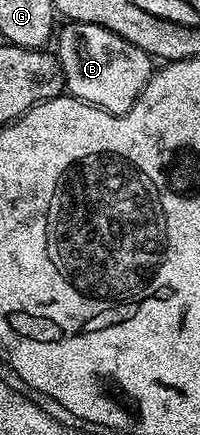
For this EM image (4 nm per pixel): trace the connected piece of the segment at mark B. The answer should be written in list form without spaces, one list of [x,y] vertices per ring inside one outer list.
[[[77,21],[65,24],[65,29],[59,30],[58,39],[60,35],[60,42],[54,45],[54,52],[60,59],[60,69],[64,72],[64,84],[67,92],[71,96],[76,97],[80,101],[85,101],[87,105],[93,105],[99,109],[104,109],[108,113],[125,113],[130,111],[130,107],[138,99],[138,95],[146,87],[146,83],[151,79],[154,72],[153,58],[148,56],[146,51],[142,51],[138,47],[134,47],[134,43],[126,43],[126,39],[122,39],[122,35],[114,35],[114,31],[106,31],[106,27],[98,27],[97,25],[87,25],[86,23],[78,23]]]

